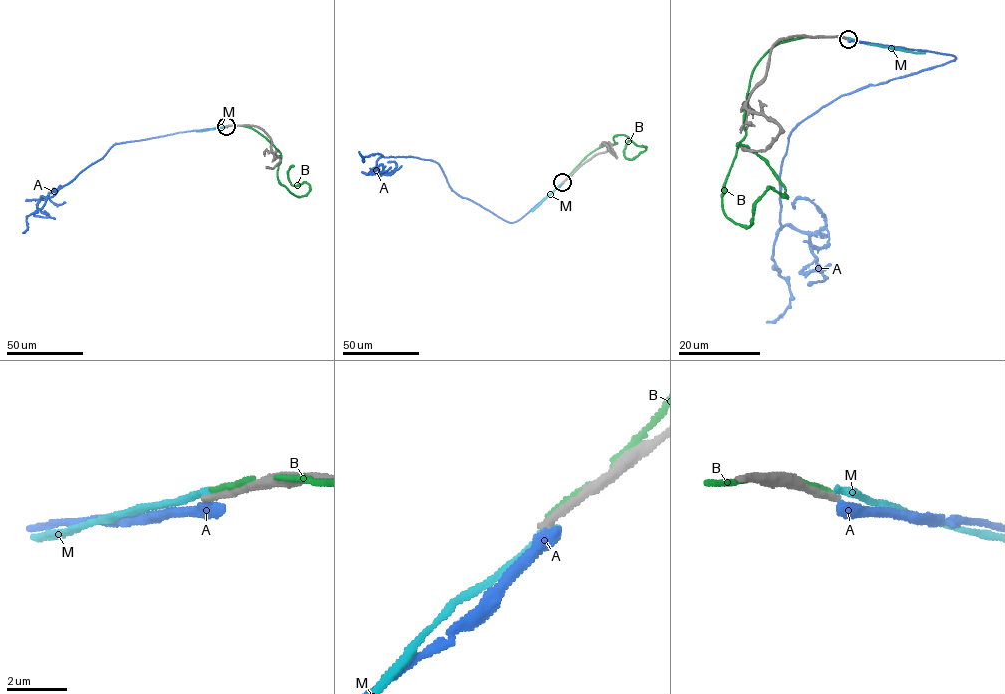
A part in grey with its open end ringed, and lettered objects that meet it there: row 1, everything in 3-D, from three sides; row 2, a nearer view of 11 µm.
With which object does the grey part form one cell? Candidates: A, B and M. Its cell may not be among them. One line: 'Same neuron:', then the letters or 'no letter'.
Same neuron: no letter

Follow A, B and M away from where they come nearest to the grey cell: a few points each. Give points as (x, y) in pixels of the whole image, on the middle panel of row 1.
A: (562, 182), (510, 222), (459, 196), (437, 163), (414, 157), (381, 156), (370, 172), (391, 167)
B: (565, 180), (593, 151), (616, 144), (617, 135), (645, 150), (627, 159), (623, 150), (630, 140)
M: (562, 182), (532, 211)

